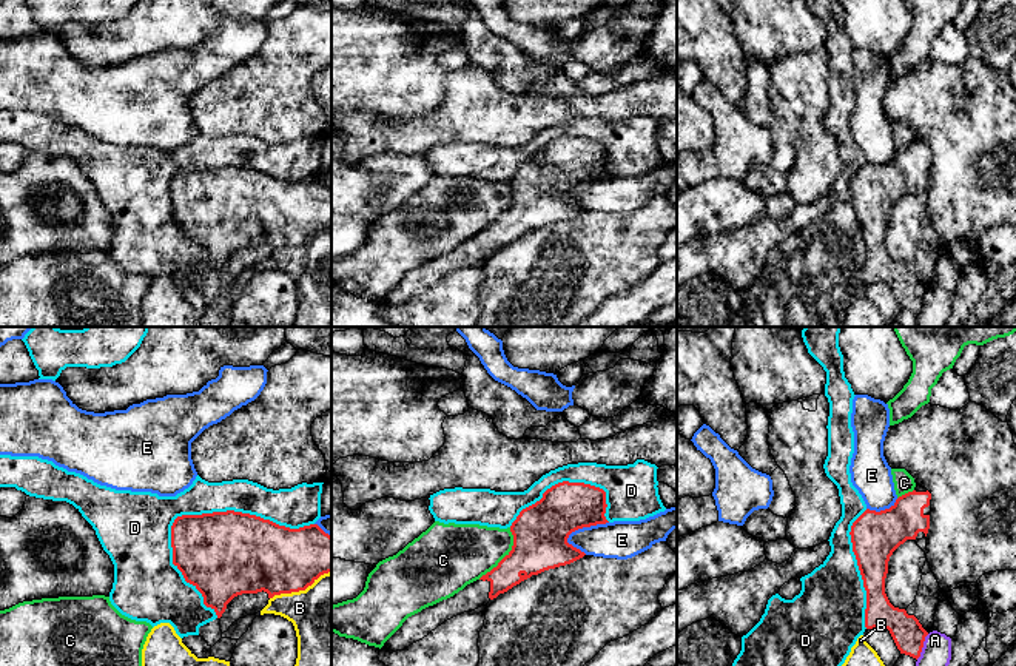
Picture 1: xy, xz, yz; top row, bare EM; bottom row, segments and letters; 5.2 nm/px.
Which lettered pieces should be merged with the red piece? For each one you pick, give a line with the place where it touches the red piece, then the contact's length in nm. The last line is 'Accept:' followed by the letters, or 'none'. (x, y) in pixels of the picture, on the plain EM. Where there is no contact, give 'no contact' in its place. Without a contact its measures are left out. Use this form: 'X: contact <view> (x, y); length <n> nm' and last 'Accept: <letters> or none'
Accept: none

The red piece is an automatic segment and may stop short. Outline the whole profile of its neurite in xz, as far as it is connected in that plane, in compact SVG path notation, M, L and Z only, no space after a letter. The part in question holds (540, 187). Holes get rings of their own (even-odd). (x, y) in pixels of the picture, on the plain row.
M569 136L552 140L512 177L512 205L496 222L453 251L409 271L382 302L404 305L444 276L486 261L532 230L583 213L586 208L567 193L578 183L609 177L606 162L606 146L600 142Z

